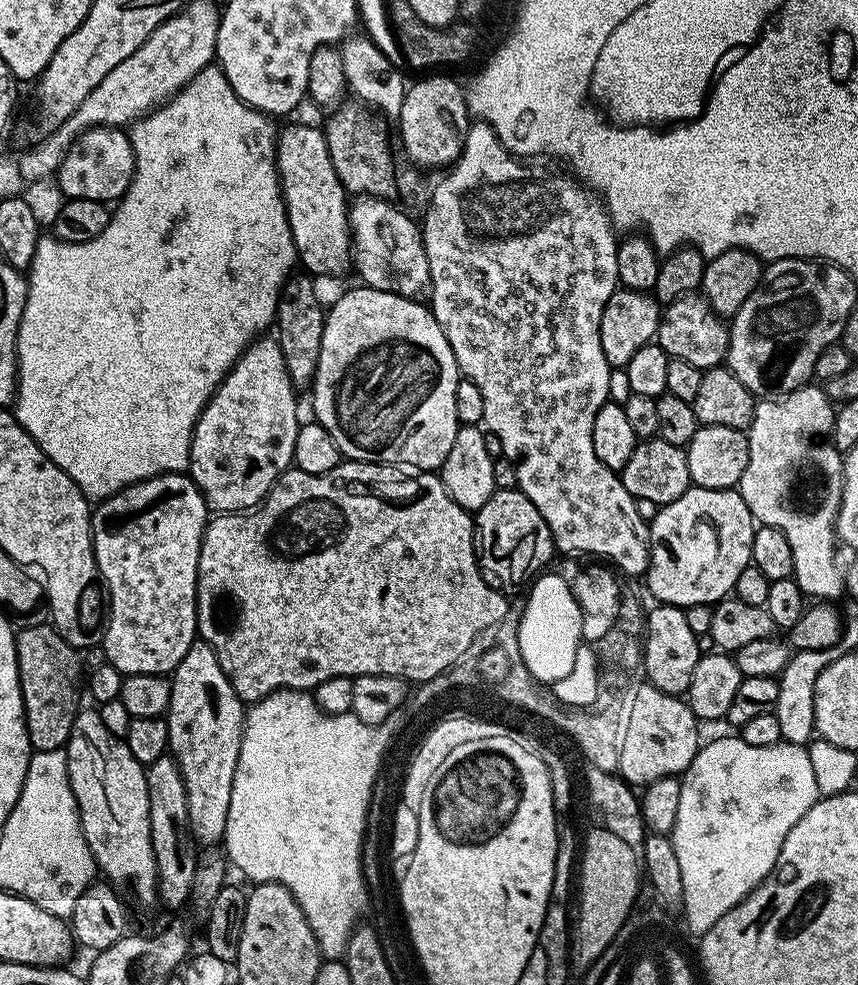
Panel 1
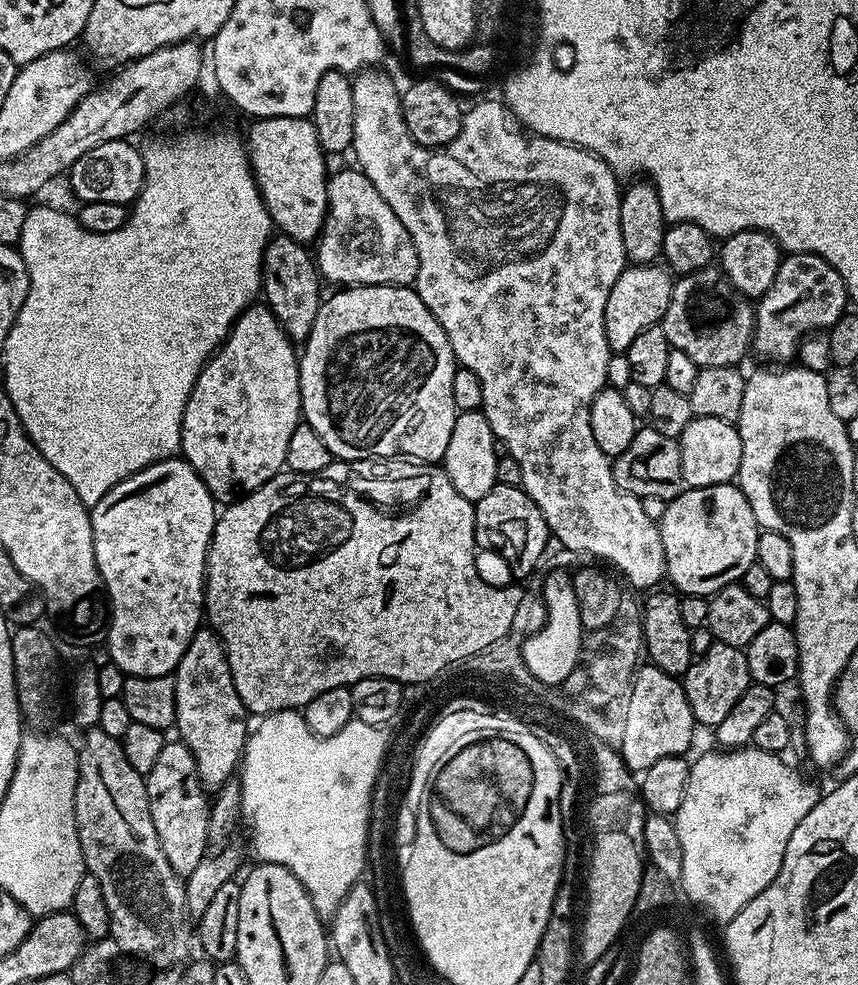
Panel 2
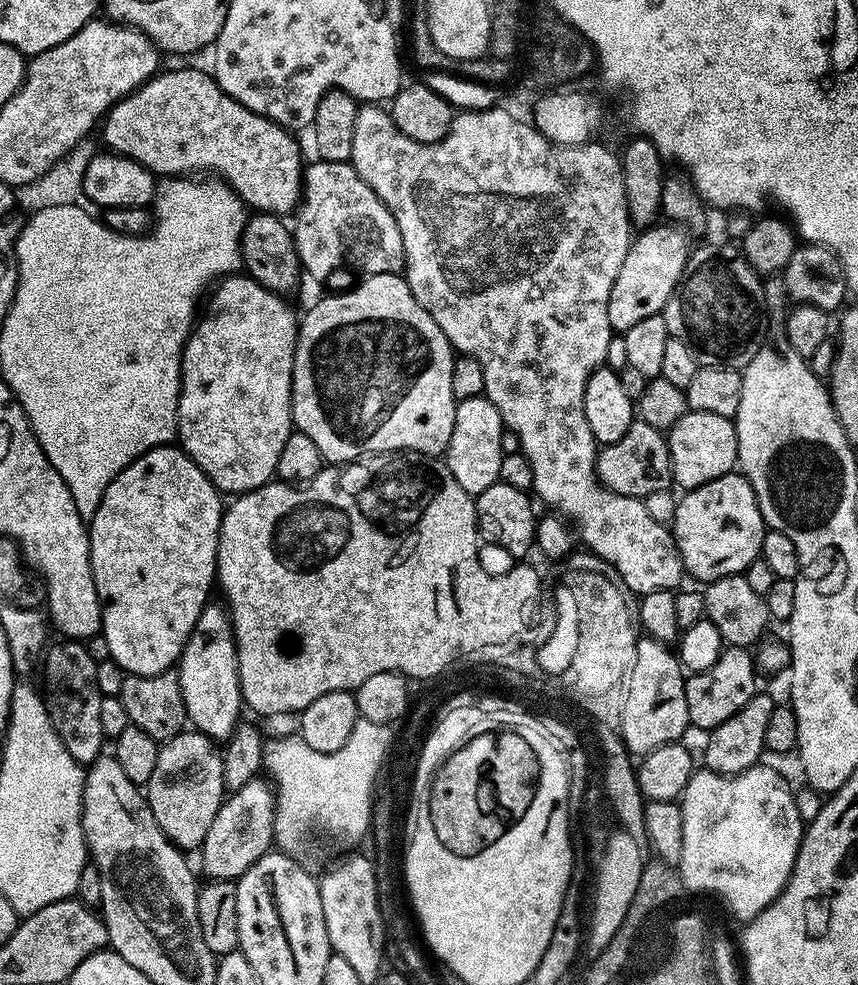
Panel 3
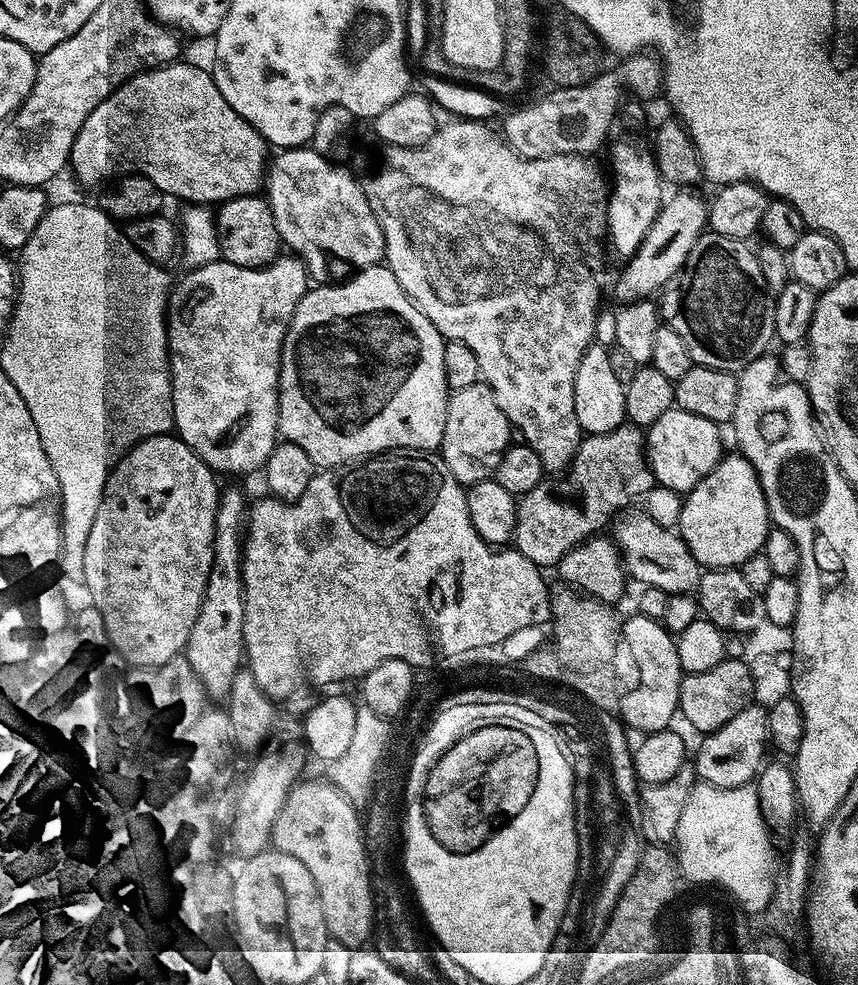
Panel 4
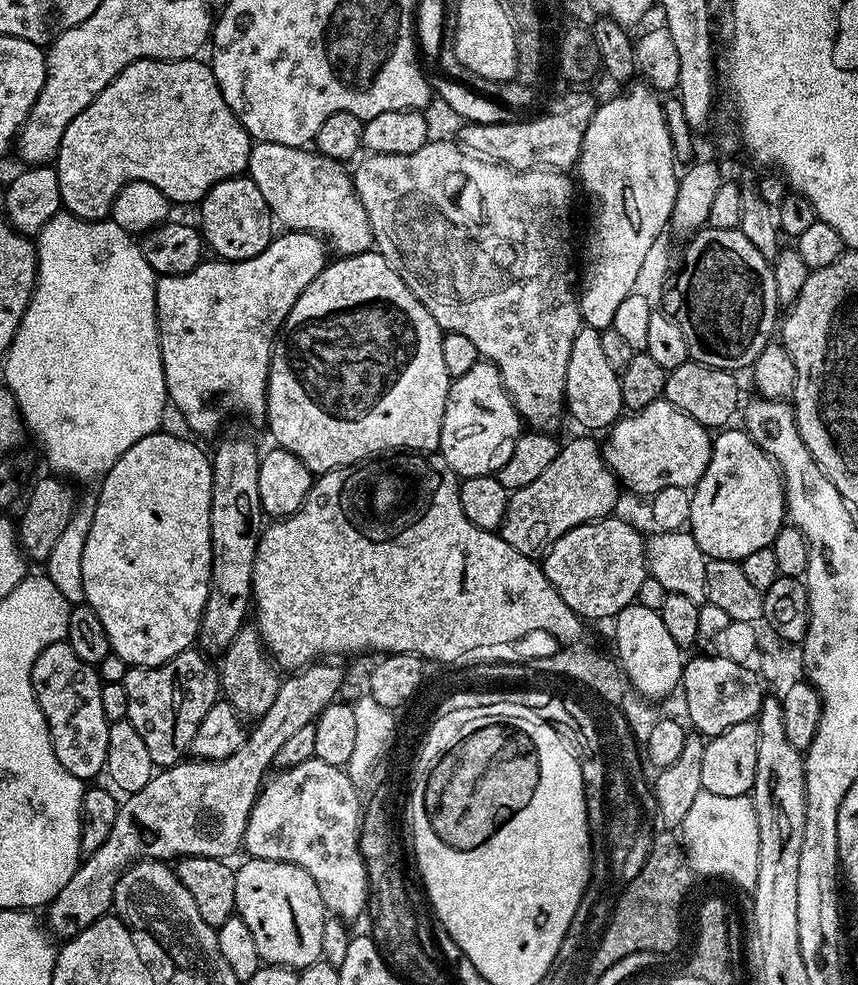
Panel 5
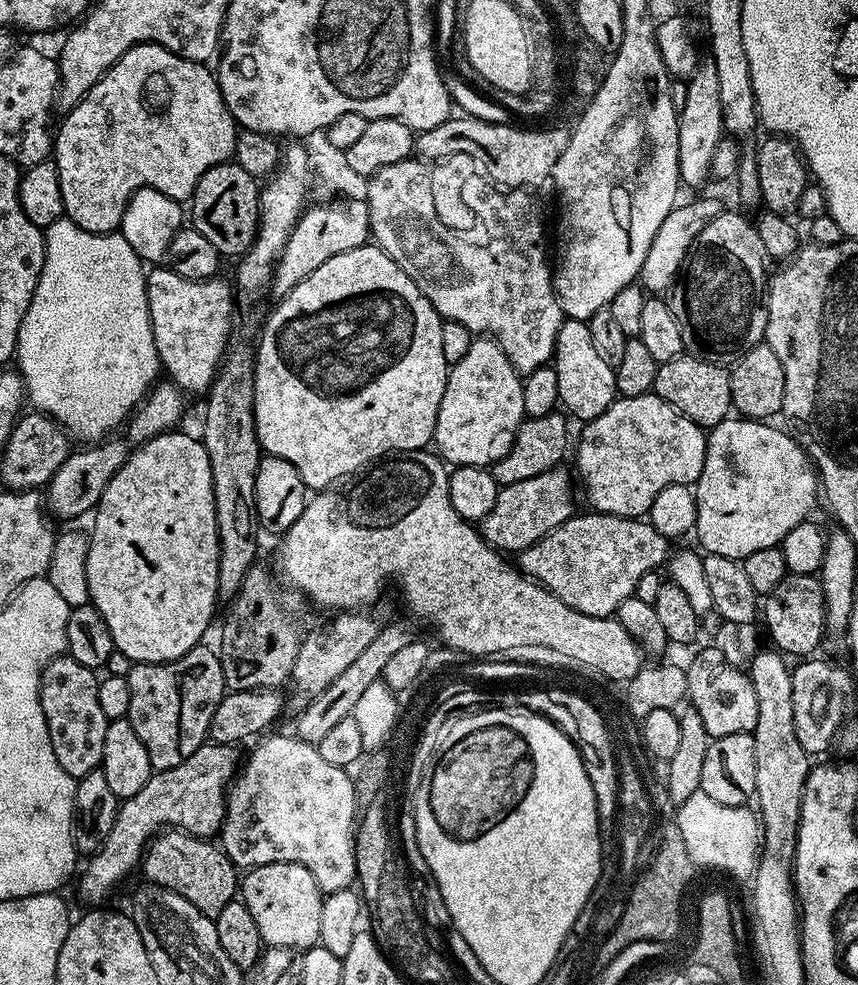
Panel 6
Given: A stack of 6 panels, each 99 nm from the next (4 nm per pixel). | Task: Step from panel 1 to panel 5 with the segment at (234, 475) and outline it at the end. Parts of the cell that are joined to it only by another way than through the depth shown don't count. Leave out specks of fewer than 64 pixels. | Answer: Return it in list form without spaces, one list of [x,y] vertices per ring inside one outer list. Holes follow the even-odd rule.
[[[284,230],[273,235],[271,242],[258,254],[249,260],[221,260],[219,258],[205,259],[194,270],[181,276],[161,276],[156,281],[156,325],[160,331],[160,361],[164,367],[166,390],[169,401],[184,415],[184,420],[196,432],[208,436],[211,432],[219,433],[227,416],[253,416],[254,419],[263,421],[268,415],[268,371],[272,361],[272,345],[284,325],[284,319],[290,314],[294,302],[314,282],[314,278],[329,263],[330,252],[325,241],[312,232],[294,232]]]

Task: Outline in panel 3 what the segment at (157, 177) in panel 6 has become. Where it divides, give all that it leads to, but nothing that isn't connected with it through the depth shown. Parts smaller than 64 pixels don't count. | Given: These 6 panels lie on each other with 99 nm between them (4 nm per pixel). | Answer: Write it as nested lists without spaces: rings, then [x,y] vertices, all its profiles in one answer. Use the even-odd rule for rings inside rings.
[[[176,68],[173,70],[173,72],[167,72],[167,70],[161,71],[159,74],[152,77],[152,79],[148,80],[141,88],[136,88],[134,91],[130,93],[129,96],[123,96],[120,101],[118,101],[115,106],[108,109],[106,115],[103,117],[102,120],[102,128],[104,124],[104,144],[109,153],[118,155],[118,156],[128,156],[131,158],[131,160],[137,160],[142,167],[147,168],[149,172],[155,174],[157,177],[160,178],[184,178],[187,177],[189,174],[215,174],[219,179],[223,180],[224,183],[229,184],[233,190],[235,190],[238,195],[240,196],[240,199],[244,201],[245,205],[249,209],[255,210],[257,213],[260,214],[285,214],[284,212],[291,213],[293,209],[299,205],[300,197],[302,195],[302,177],[304,175],[304,170],[306,167],[305,161],[300,161],[300,144],[298,141],[295,140],[293,133],[289,131],[287,128],[283,128],[282,125],[276,124],[273,120],[270,118],[266,118],[262,114],[254,114],[254,110],[250,110],[246,106],[242,106],[239,104],[238,101],[236,101],[234,98],[230,98],[223,90],[219,88],[219,86],[216,84],[216,78],[215,75],[209,74],[208,76],[204,72],[199,72],[196,68]]]

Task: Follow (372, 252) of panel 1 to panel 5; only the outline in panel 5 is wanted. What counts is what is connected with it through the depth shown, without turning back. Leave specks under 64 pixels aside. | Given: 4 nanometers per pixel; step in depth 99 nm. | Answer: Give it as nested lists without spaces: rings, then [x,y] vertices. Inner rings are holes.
[[[256,142],[253,143],[250,150],[246,174],[254,182],[254,186],[262,190],[262,198],[266,198],[266,206],[279,223],[280,220],[284,223],[285,229],[294,232],[312,232],[327,241],[333,253],[346,257],[357,256],[369,251],[374,241],[366,206],[362,206],[349,169],[347,172],[344,168],[347,167],[341,161],[326,158],[307,147],[291,148],[290,146],[278,146],[274,142]]]

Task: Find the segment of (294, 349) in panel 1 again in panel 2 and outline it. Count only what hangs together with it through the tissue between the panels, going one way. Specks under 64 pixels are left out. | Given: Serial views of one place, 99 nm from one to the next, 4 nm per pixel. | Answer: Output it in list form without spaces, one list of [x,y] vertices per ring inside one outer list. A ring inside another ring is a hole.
[[[273,235],[268,245],[264,247],[264,265],[260,271],[260,279],[266,307],[278,318],[289,340],[293,342],[307,340],[314,318],[318,318],[318,310],[322,303],[322,295],[320,296],[322,277],[313,253],[289,236]]]

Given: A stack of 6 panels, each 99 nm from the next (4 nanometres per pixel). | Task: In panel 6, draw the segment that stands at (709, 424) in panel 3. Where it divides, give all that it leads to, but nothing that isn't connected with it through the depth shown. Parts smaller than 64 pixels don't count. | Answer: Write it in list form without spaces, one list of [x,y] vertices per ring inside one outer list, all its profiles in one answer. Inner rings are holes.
[[[654,394],[626,398],[620,396],[598,418],[583,425],[584,433],[580,436],[580,445],[576,448],[576,472],[580,480],[588,484],[587,507],[593,512],[605,512],[611,516],[647,517],[654,498],[661,490],[675,484],[695,485],[702,474],[706,462],[708,438],[705,429],[699,428],[693,420],[686,418],[674,406]]]

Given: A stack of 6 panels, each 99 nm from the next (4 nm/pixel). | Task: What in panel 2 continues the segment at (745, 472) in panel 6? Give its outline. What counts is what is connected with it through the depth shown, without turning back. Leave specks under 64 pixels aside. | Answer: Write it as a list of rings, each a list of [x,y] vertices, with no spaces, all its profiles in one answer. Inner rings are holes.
[[[735,483],[701,488],[685,487],[674,499],[668,501],[662,518],[658,521],[662,550],[666,556],[666,580],[677,593],[685,596],[712,597],[718,590],[743,581],[746,570],[756,563],[758,538],[762,531],[750,510],[746,494]]]

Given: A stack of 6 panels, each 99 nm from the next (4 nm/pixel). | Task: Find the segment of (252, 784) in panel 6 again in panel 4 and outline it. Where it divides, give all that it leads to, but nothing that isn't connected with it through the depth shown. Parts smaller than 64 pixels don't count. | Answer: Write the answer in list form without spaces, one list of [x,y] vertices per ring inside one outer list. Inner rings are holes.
[[[304,778],[292,787],[282,810],[276,815],[270,844],[275,851],[290,854],[290,858],[298,858],[298,862],[310,870],[310,878],[314,878],[314,886],[322,902],[322,914],[326,918],[329,937],[335,943],[357,950],[369,943],[374,932],[372,880],[368,877],[370,857],[364,847],[362,816],[356,813],[359,812],[357,805],[347,800],[335,784],[324,780]]]

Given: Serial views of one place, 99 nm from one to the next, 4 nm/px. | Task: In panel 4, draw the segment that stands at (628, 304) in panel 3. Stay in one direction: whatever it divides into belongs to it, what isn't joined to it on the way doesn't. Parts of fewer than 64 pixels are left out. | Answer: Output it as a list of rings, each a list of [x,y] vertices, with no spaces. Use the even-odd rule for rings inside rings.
[[[676,190],[667,197],[666,202],[661,203],[660,212],[654,218],[654,222],[650,226],[650,230],[646,230],[646,234],[642,238],[642,242],[638,246],[636,255],[629,257],[625,264],[624,270],[620,277],[616,280],[616,296],[620,299],[621,305],[632,304],[636,300],[646,300],[655,297],[659,288],[664,288],[668,283],[675,281],[679,277],[686,258],[690,254],[690,250],[694,250],[694,242],[698,242],[698,238],[704,235],[708,225],[708,210],[710,204],[707,199],[696,193],[696,190]]]

